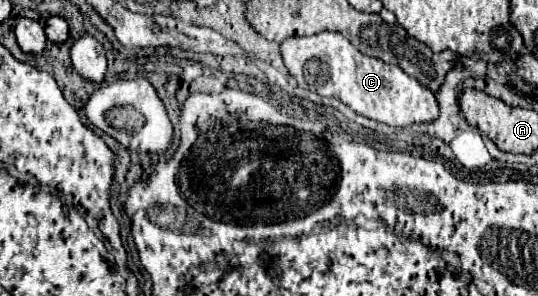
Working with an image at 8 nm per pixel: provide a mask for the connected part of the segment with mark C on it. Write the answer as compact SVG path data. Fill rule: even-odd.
M338 32L286 38L280 44L280 52L284 66L294 78L294 86L288 78L277 78L277 86L288 92L289 97L295 96L325 107L332 107L331 98L337 98L360 116L390 126L432 122L438 116L438 104L430 88L422 86L396 64L386 64L378 58L360 54Z

